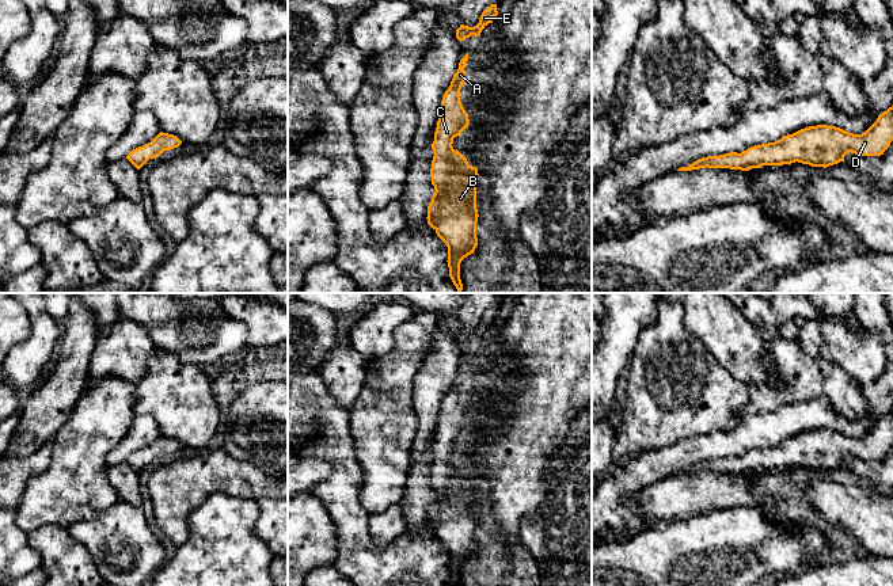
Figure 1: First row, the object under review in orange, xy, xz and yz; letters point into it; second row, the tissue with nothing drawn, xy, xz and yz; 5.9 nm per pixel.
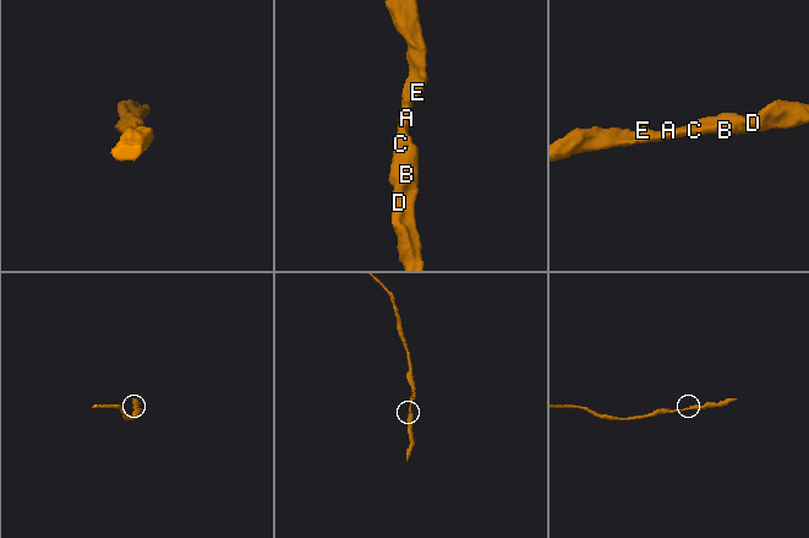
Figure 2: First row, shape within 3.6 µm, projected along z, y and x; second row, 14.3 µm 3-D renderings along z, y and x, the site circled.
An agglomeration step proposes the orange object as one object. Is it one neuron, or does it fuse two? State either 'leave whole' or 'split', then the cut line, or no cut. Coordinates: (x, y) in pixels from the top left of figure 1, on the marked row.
leave whole | no cut

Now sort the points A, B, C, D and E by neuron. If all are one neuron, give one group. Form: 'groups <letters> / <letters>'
groups A B C D E

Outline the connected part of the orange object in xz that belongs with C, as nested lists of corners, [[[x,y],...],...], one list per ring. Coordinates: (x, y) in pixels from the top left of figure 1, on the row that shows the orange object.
[[[468,53],[460,60],[449,88],[445,91],[438,113],[433,160],[430,168],[434,194],[428,206],[428,224],[448,247],[449,277],[461,293],[460,263],[474,254],[476,237],[476,183],[478,168],[453,149],[453,138],[468,128],[470,119],[460,102],[460,90],[466,79]]]

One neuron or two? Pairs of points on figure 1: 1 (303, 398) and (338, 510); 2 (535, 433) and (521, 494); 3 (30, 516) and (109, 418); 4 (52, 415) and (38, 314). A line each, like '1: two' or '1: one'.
1: one
2: one
3: one
4: two

